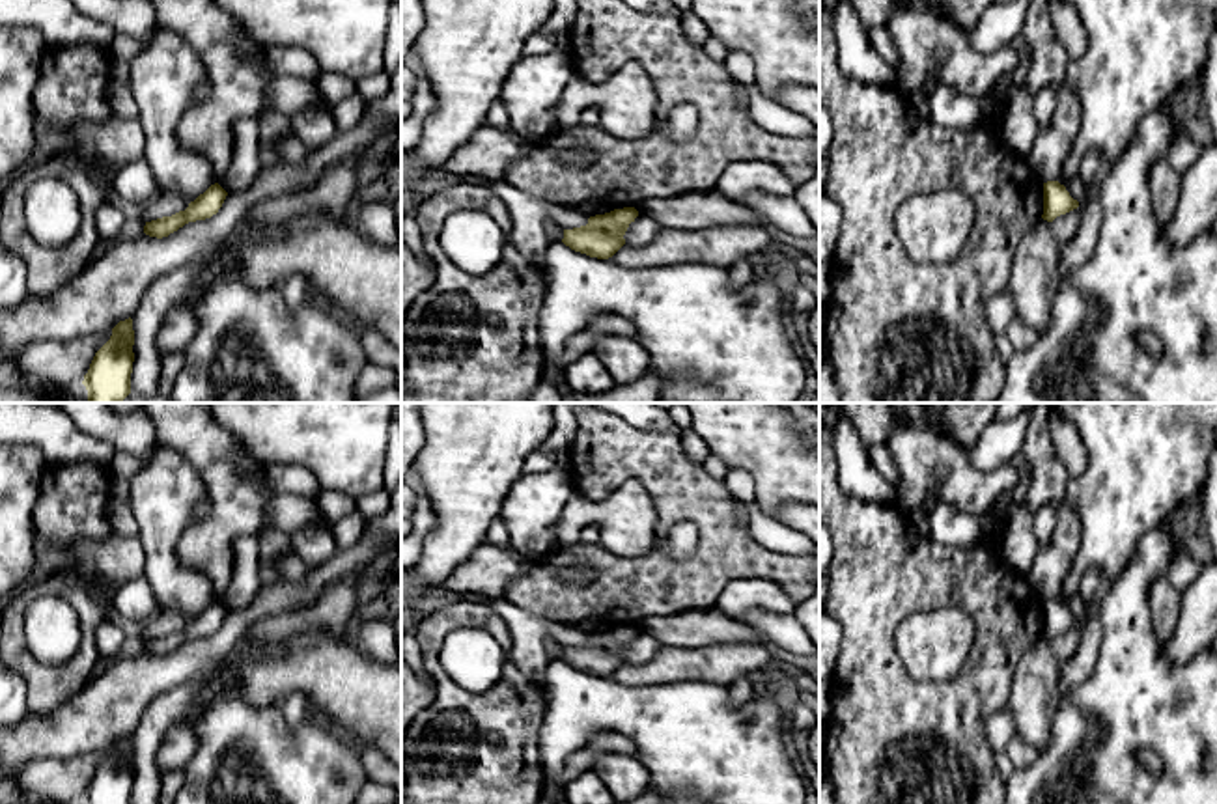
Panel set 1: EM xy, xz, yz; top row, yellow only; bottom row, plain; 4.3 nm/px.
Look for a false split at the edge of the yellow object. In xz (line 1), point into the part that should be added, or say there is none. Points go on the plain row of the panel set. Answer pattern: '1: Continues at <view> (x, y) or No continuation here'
1: No continuation here

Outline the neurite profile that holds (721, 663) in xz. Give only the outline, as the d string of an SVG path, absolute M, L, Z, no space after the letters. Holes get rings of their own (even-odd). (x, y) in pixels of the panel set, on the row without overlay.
M713 644L666 647L646 664L623 662L612 675L625 685L657 685L687 679L730 686L739 677L767 679L776 670L765 644Z

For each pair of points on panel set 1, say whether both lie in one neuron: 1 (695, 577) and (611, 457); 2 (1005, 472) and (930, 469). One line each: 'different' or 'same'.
1: same
2: same

